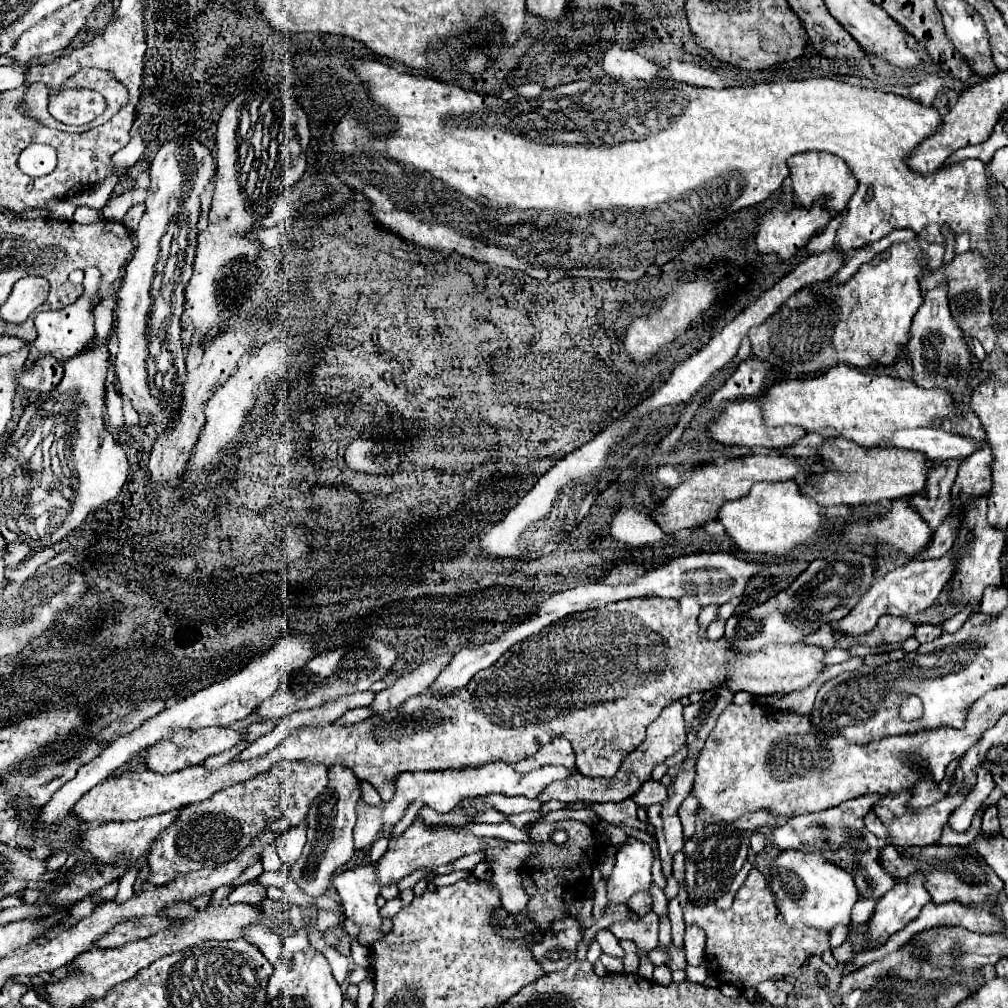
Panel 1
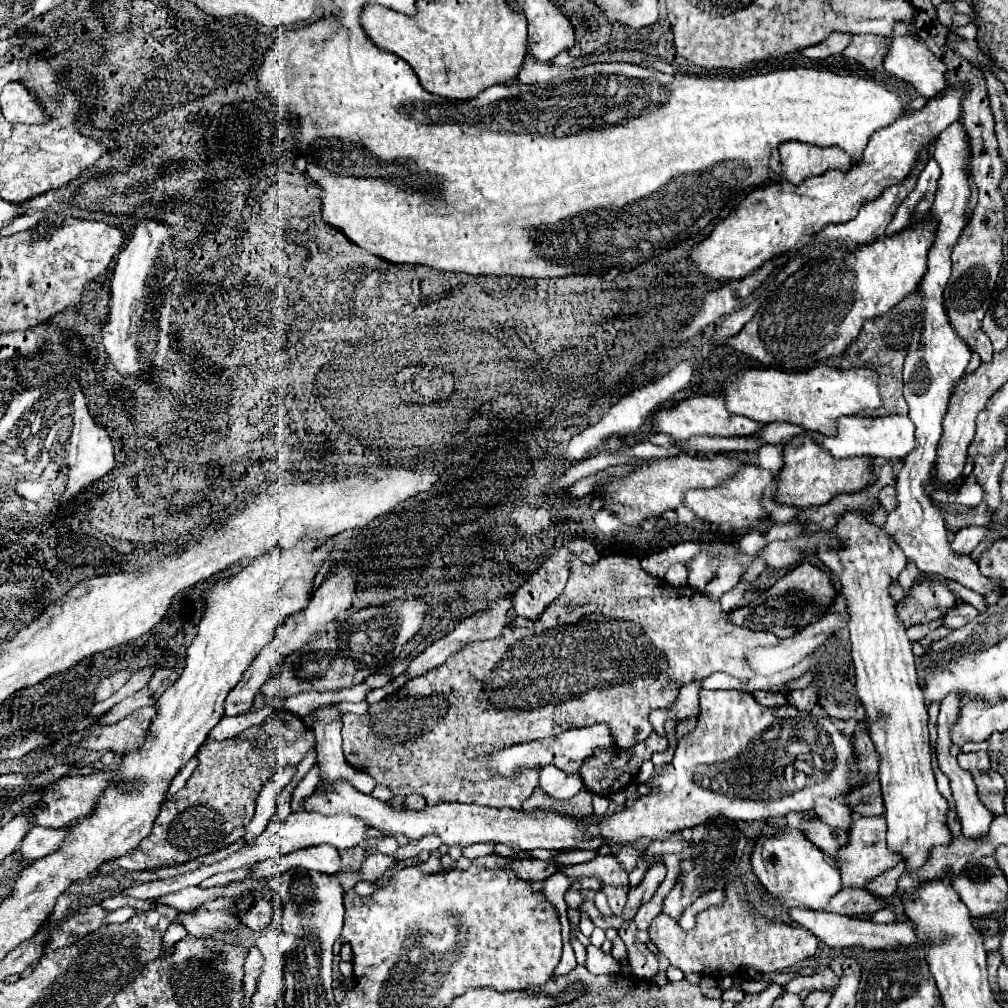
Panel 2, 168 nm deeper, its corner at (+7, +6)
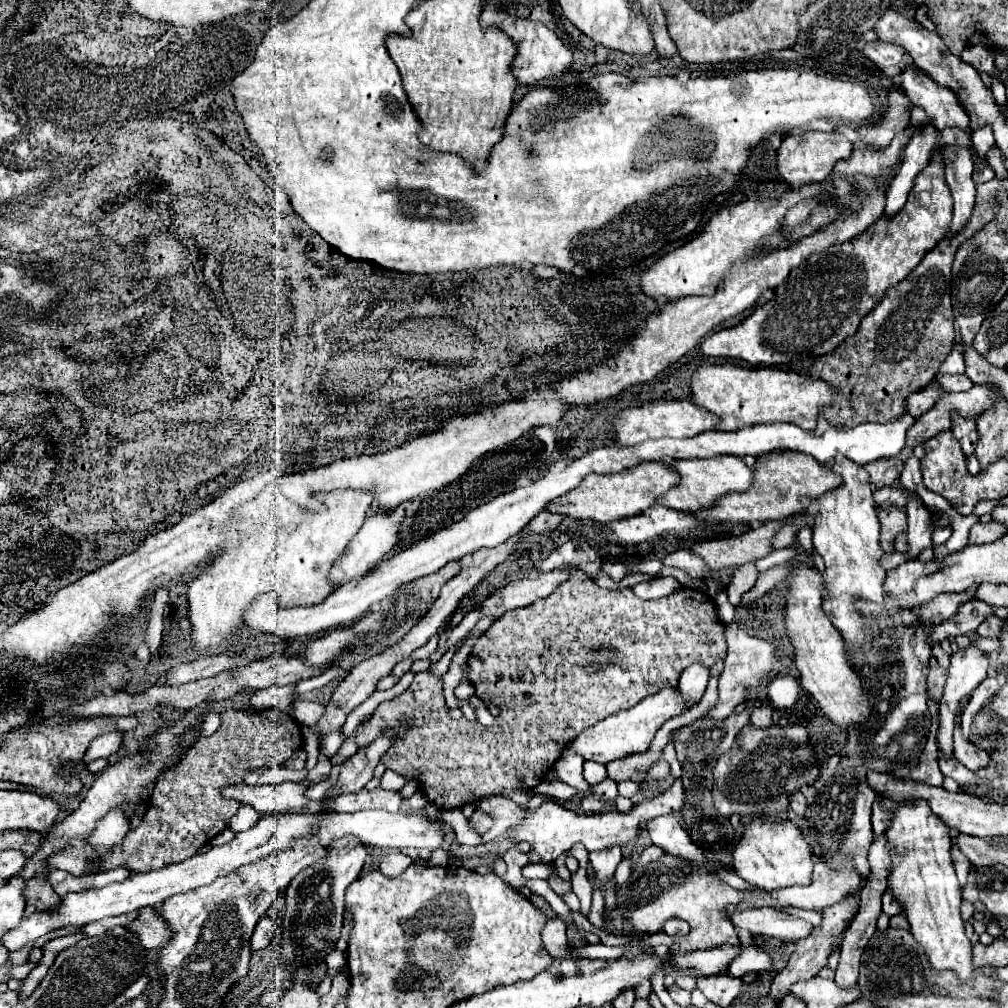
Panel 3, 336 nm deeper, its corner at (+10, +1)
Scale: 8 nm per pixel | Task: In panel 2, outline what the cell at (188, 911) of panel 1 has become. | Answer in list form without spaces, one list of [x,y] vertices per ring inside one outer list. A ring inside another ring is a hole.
[[[125,906],[116,911],[108,913],[107,917],[103,922],[103,926],[108,926],[113,923],[123,923],[128,921],[133,915],[135,915],[136,909]]]

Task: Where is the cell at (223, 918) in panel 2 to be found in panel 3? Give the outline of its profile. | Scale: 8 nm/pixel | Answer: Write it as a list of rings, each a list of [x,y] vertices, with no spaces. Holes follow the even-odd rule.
[[[154,908],[142,910],[138,920],[134,920],[128,926],[128,930],[132,930],[140,938],[140,942],[152,950],[160,950],[176,936],[176,932],[168,926],[168,922],[160,914],[156,914]]]

